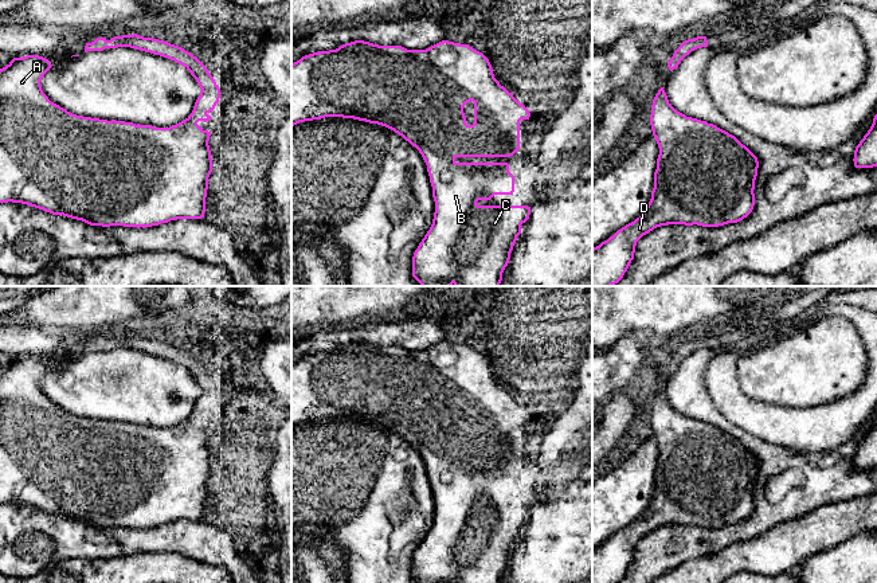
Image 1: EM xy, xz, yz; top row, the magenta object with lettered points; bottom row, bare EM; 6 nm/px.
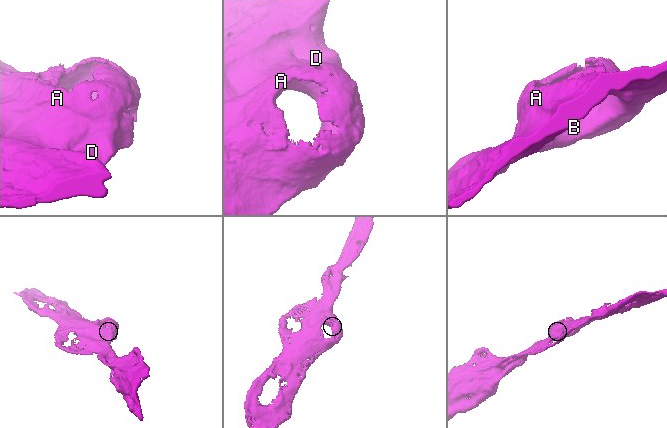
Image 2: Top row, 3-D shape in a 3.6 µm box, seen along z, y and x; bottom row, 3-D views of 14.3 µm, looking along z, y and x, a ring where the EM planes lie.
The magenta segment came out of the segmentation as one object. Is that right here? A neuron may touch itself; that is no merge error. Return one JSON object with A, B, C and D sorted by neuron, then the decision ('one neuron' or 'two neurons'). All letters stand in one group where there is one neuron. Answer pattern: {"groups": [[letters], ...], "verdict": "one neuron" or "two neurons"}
{"groups": [["A", "B", "C", "D"]], "verdict": "one neuron"}

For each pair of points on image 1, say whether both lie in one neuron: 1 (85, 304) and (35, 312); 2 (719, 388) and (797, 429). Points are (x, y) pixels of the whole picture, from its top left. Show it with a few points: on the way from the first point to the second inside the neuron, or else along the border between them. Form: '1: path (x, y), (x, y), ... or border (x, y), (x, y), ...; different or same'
1: path (73, 309), (47, 309); same
2: path (737, 407), (747, 414), (778, 425); same

